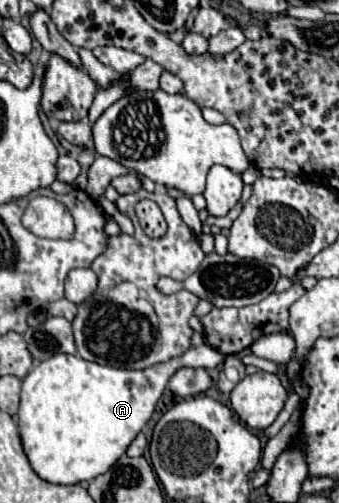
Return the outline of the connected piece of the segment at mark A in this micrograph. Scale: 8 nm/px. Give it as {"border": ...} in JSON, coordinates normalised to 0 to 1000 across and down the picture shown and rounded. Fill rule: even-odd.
{"border":[[[599,684],[587,692],[558,692],[540,708],[510,712],[481,724],[457,724],[428,736],[369,736],[369,732],[298,728],[298,724],[257,720],[239,708],[209,708],[209,704],[162,704],[139,716],[121,716],[68,751],[62,803],[50,819],[68,895],[97,934],[150,962],[233,962],[245,954],[274,954],[280,946],[316,938],[351,915],[351,907],[369,903],[375,887],[434,843],[434,835],[445,831],[493,767],[493,755],[510,748],[522,732],[540,732],[540,728],[634,732],[658,716],[664,708],[646,696],[622,692],[617,684]]]}

